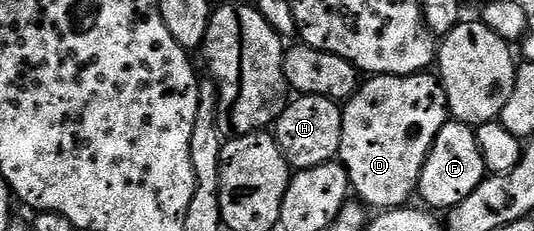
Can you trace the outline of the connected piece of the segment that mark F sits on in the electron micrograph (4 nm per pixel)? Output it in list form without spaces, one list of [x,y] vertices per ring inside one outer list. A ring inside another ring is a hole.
[[[450,119],[443,125],[431,145],[430,155],[419,177],[417,194],[427,208],[434,211],[449,211],[462,203],[487,176],[485,161],[478,147],[475,130],[460,121]]]

